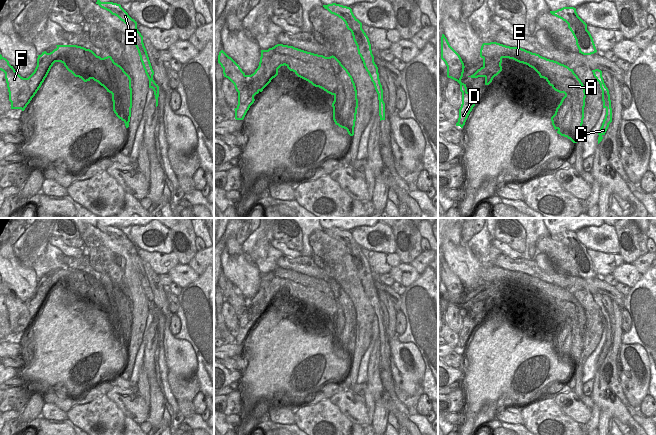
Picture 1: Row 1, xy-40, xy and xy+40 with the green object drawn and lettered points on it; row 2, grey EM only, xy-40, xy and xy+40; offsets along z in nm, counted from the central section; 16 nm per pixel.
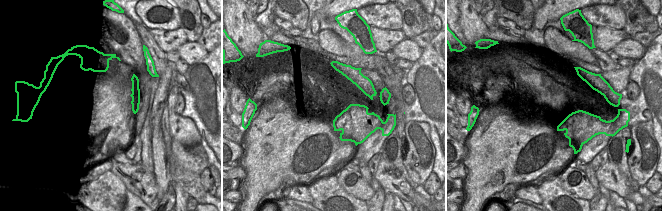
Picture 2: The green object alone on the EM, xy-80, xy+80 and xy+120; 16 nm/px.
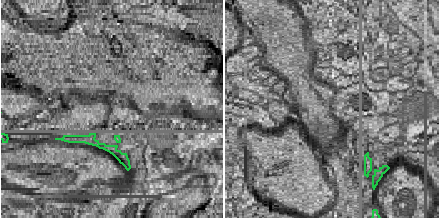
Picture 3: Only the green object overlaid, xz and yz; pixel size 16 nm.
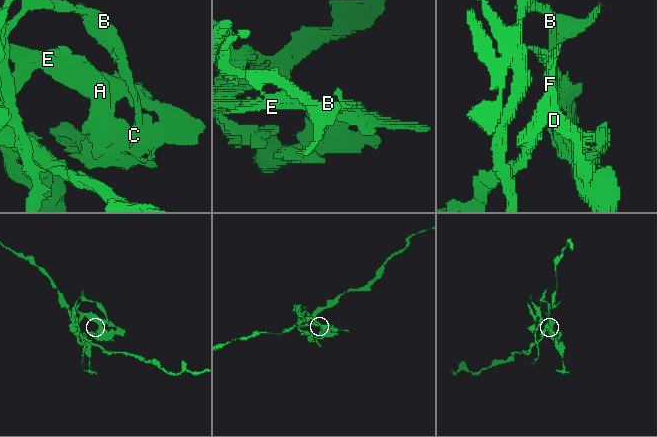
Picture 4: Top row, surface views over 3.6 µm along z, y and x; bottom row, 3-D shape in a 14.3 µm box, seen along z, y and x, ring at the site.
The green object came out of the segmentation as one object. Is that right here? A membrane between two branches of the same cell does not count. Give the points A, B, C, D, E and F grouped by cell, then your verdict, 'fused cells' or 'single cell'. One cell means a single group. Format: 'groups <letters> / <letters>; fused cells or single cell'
groups A B C D E F; single cell

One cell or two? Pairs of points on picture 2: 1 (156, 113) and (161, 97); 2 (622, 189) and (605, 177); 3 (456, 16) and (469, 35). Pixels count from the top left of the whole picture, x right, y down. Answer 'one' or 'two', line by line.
1: one
2: one
3: one

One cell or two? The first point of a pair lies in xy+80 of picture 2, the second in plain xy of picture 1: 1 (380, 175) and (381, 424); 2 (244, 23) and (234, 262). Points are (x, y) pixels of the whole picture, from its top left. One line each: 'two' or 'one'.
1: two
2: one

